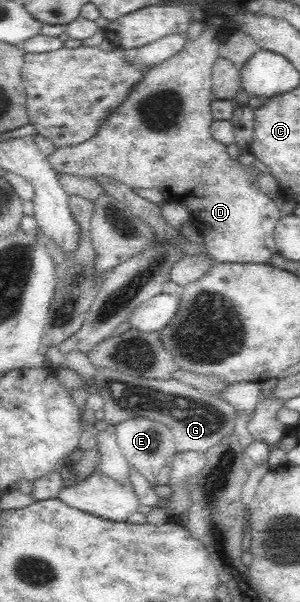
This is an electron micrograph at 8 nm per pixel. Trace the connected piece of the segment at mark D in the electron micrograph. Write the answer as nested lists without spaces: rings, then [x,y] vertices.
[[[209,16],[203,23],[202,32],[186,42],[185,47],[164,63],[152,67],[143,75],[127,97],[101,127],[91,135],[91,139],[75,147],[57,147],[47,156],[50,166],[56,174],[65,172],[87,176],[95,180],[107,176],[115,181],[133,187],[149,187],[161,193],[170,194],[167,201],[184,202],[193,208],[190,221],[201,231],[206,244],[206,251],[218,263],[267,263],[267,259],[278,251],[274,240],[277,221],[282,216],[273,198],[265,195],[256,181],[255,168],[241,165],[237,159],[230,158],[227,145],[215,141],[210,134],[213,119],[210,103],[212,97],[212,68],[220,57],[219,46],[222,44],[221,29],[225,27],[224,16]]]

